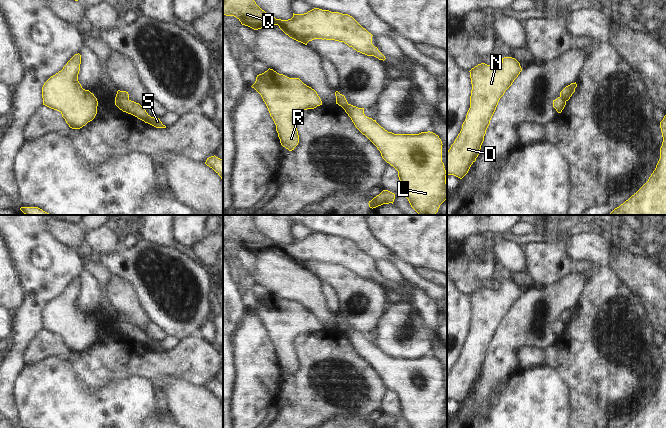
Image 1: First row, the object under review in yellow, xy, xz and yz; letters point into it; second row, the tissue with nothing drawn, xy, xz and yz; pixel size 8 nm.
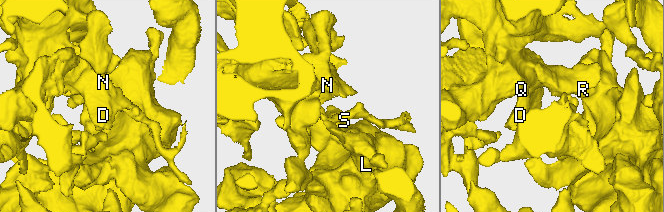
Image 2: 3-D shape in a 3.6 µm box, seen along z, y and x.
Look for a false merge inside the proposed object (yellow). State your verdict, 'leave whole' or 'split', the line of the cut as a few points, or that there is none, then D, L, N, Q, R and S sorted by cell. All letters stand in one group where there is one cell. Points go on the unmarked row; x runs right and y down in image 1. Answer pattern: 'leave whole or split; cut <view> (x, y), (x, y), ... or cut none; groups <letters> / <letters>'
split; cut xy (117, 317), (128, 323); groups D L N Q R / S

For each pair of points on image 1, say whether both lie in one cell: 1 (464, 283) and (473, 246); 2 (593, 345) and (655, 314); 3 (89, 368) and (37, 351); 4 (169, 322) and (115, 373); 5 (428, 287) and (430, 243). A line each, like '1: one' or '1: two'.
1: two
2: two
3: one
4: two
5: two

